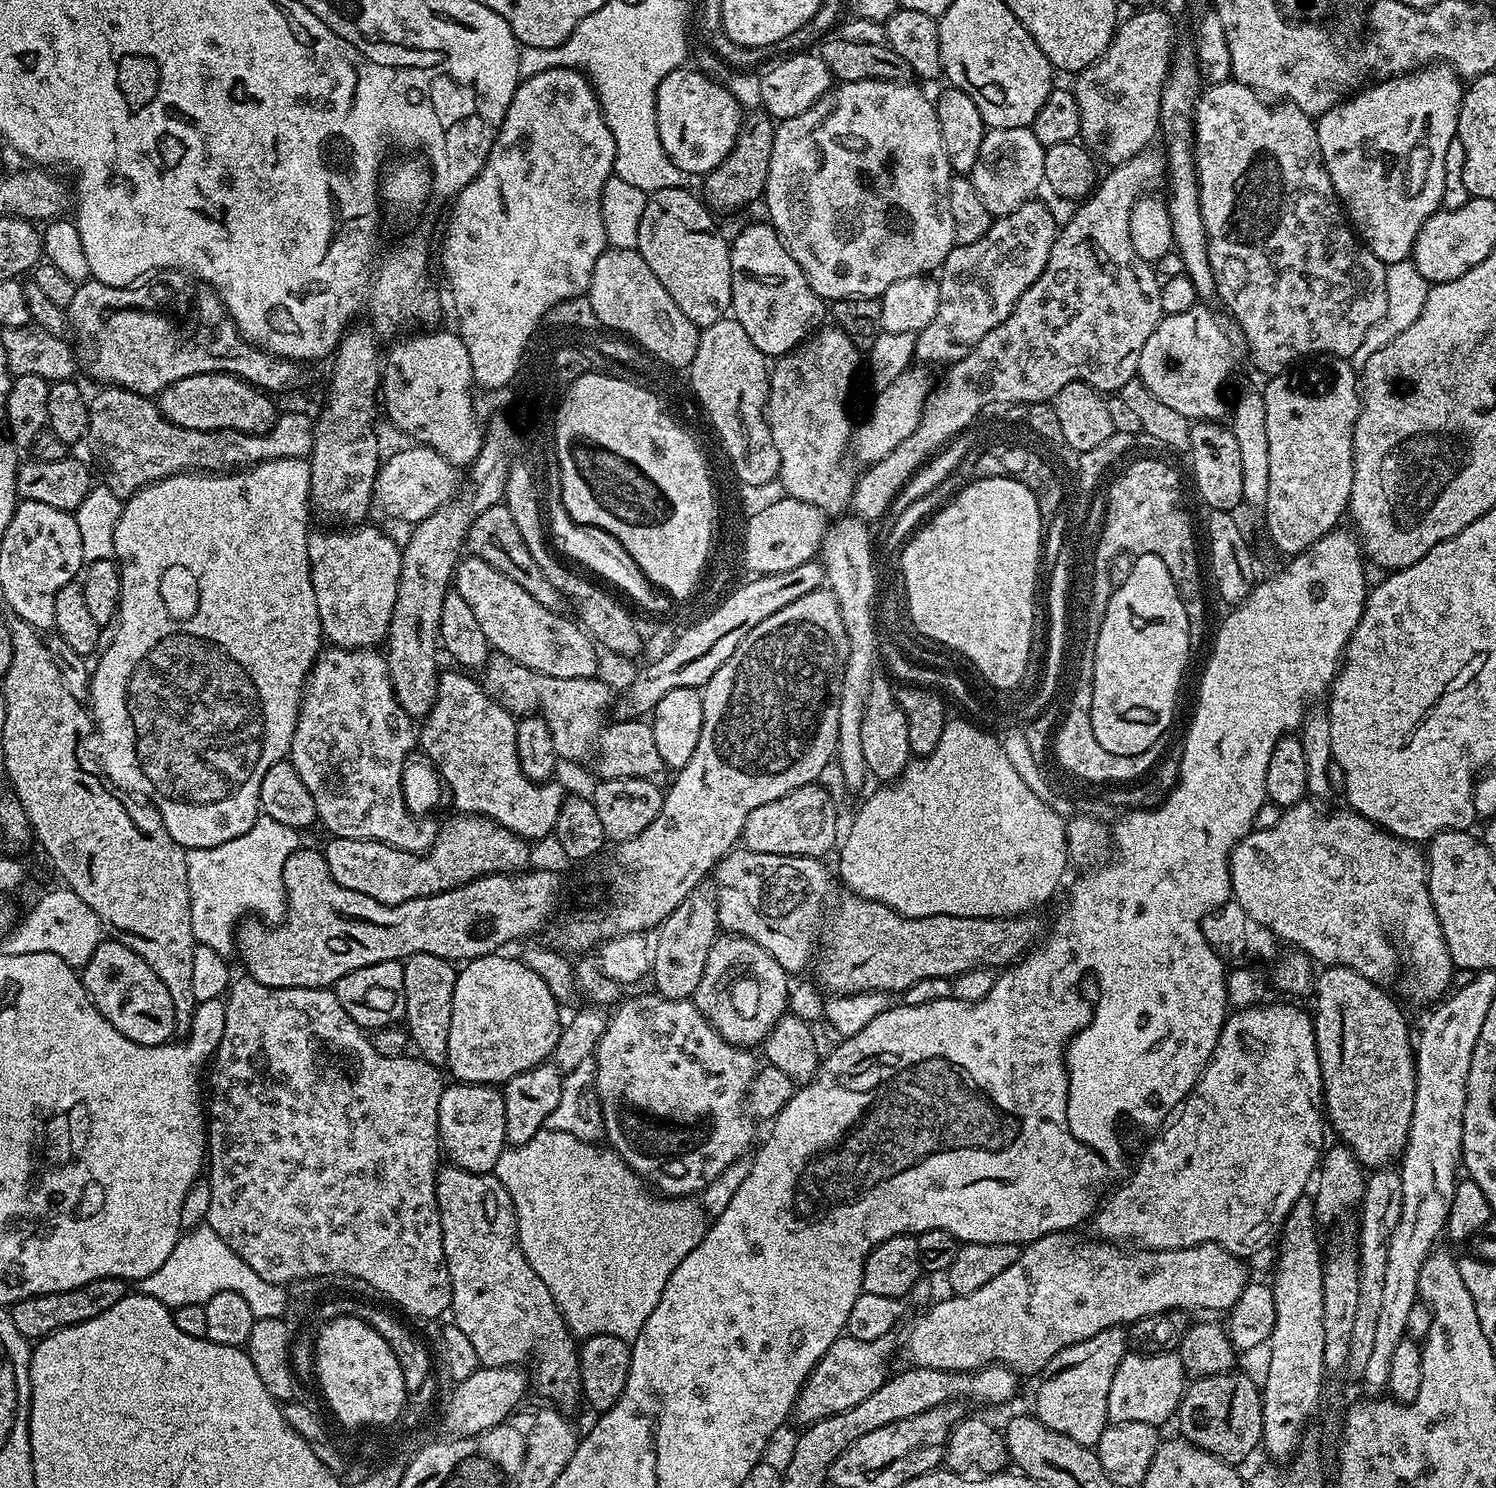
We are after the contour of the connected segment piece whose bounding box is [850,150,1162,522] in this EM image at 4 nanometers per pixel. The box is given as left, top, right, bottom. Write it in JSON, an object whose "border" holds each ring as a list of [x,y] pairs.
{"border":[[[1152,150],[1140,152],[1134,158],[1130,158],[1126,162],[1115,165],[1111,169],[1112,173],[1108,177],[1101,179],[1097,183],[1094,191],[1079,205],[1080,208],[1068,221],[1063,221],[1062,227],[1057,231],[1056,241],[1050,250],[1050,258],[1046,262],[1046,266],[1042,270],[1042,274],[1030,286],[1030,290],[1026,290],[1026,294],[1022,294],[1022,298],[1018,298],[1018,302],[1014,306],[1014,310],[1006,318],[1006,322],[1002,322],[998,326],[994,326],[994,330],[990,330],[990,334],[986,334],[986,338],[982,338],[982,342],[978,342],[978,346],[974,346],[974,350],[970,350],[970,354],[966,354],[966,358],[956,361],[954,364],[947,365],[945,374],[941,380],[935,381],[934,387],[924,399],[924,409],[922,410],[922,418],[918,422],[918,426],[914,426],[914,434],[910,434],[910,438],[905,438],[903,442],[890,450],[890,454],[886,454],[886,458],[882,458],[877,464],[869,464],[863,469],[864,472],[854,484],[854,491],[850,501],[850,508],[859,519],[865,522],[873,522],[872,520],[880,520],[885,515],[889,515],[891,503],[897,500],[905,490],[904,487],[912,480],[912,475],[935,454],[939,448],[944,448],[983,408],[988,408],[991,404],[995,406],[1014,405],[1014,404],[1043,404],[1051,401],[1052,397],[1058,394],[1058,390],[1062,390],[1062,386],[1070,386],[1070,382],[1086,382],[1090,387],[1098,389],[1101,394],[1116,394],[1122,386],[1126,386],[1126,382],[1137,379],[1140,371],[1140,359],[1142,358],[1142,350],[1146,346],[1146,341],[1150,339],[1150,334],[1154,334],[1158,321],[1161,319],[1160,311],[1160,284],[1154,275],[1154,268],[1151,263],[1142,258],[1138,258],[1138,254],[1134,250],[1134,246],[1130,242],[1130,210],[1136,205],[1136,201],[1140,199],[1145,191],[1144,184],[1161,183],[1162,180],[1162,160],[1159,155],[1156,156]]]}

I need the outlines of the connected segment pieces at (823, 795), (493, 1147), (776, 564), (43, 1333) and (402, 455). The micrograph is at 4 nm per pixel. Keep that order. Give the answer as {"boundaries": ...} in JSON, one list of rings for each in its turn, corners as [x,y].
{"boundaries":[[[[819,783],[807,784],[782,798],[774,798],[774,802],[766,802],[766,806],[758,806],[758,810],[753,810],[750,813],[750,818],[746,818],[746,826],[742,837],[743,847],[749,848],[751,852],[757,852],[758,854],[827,857],[827,852],[831,848],[833,851],[838,840],[838,832],[836,836],[836,804],[832,801],[831,794],[820,787]]],[[[452,1082],[438,1102],[440,1142],[453,1165],[467,1172],[491,1173],[506,1147],[506,1106],[499,1087],[490,1084]]],[[[781,495],[781,500],[772,500],[765,508],[760,508],[746,520],[742,528],[742,547],[744,546],[744,564],[749,573],[765,576],[771,572],[794,570],[794,566],[802,566],[802,562],[813,559],[821,551],[826,531],[826,513],[818,506],[795,500],[793,496]]],[[[118,1276],[94,1278],[94,1282],[86,1282],[86,1286],[78,1286],[74,1290],[22,1298],[17,1304],[11,1305],[12,1321],[14,1326],[18,1326],[18,1334],[30,1342],[39,1342],[58,1330],[90,1322],[90,1318],[98,1318],[98,1314],[110,1310],[110,1306],[122,1302],[122,1298],[129,1295],[129,1292],[129,1285]]],[[[408,446],[401,452],[396,452],[392,457],[381,463],[380,471],[376,474],[375,503],[388,516],[396,520],[405,520],[408,526],[421,524],[426,518],[438,510],[438,506],[449,504],[457,495],[461,487],[457,465],[433,448],[423,446]]]]}

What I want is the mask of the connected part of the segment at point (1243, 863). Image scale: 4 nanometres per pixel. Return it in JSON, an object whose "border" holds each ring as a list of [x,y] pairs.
{"border":[[[1305,798],[1294,806],[1283,809],[1274,822],[1274,826],[1261,828],[1248,833],[1232,848],[1229,864],[1231,866],[1231,886],[1235,903],[1242,906],[1255,922],[1260,922],[1276,935],[1277,941],[1296,944],[1299,951],[1307,954],[1317,965],[1331,966],[1337,964],[1343,968],[1352,968],[1368,980],[1385,982],[1396,972],[1396,963],[1400,960],[1400,948],[1404,951],[1404,960],[1408,963],[1408,970],[1404,974],[1404,988],[1416,1000],[1432,1000],[1436,1002],[1449,991],[1452,983],[1453,963],[1450,950],[1446,946],[1446,938],[1442,934],[1442,926],[1438,922],[1438,914],[1434,910],[1434,902],[1430,898],[1428,889],[1428,862],[1423,851],[1415,848],[1413,841],[1408,838],[1393,836],[1391,832],[1378,824],[1351,810],[1344,812],[1324,813],[1319,803]]]}

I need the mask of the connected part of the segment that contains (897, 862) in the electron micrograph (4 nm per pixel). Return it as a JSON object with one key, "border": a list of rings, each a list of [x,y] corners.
{"border":[[[952,724],[948,731],[942,730],[942,738],[938,738],[938,746],[934,746],[934,750],[929,756],[921,756],[919,758],[913,758],[908,761],[906,770],[901,774],[897,780],[885,783],[883,786],[877,787],[877,790],[873,796],[868,796],[864,800],[864,805],[856,812],[856,817],[852,820],[852,825],[848,828],[848,833],[843,833],[842,839],[838,844],[838,852],[840,848],[840,876],[844,879],[844,884],[853,895],[861,896],[867,900],[873,900],[874,902],[882,902],[882,906],[890,906],[890,910],[894,910],[898,914],[903,916],[909,916],[910,918],[930,918],[931,916],[957,916],[958,918],[1002,918],[1022,916],[1033,911],[1032,908],[1035,904],[1044,904],[1052,895],[1056,892],[1056,887],[1060,884],[1060,879],[1064,876],[1064,867],[1069,867],[1070,861],[1068,858],[1068,829],[1066,827],[1065,817],[1059,816],[1054,809],[1050,806],[1046,806],[1046,802],[1042,802],[1042,798],[1038,798],[1038,794],[1034,794],[1034,790],[1030,790],[1030,786],[1026,786],[1026,782],[1022,782],[1022,778],[1018,778],[1018,773],[1014,771],[1014,765],[1010,762],[1010,758],[1006,758],[1006,752],[1000,751],[1000,748],[996,747],[993,740],[987,738],[987,736],[980,736],[976,729],[970,728],[966,724]]]}

